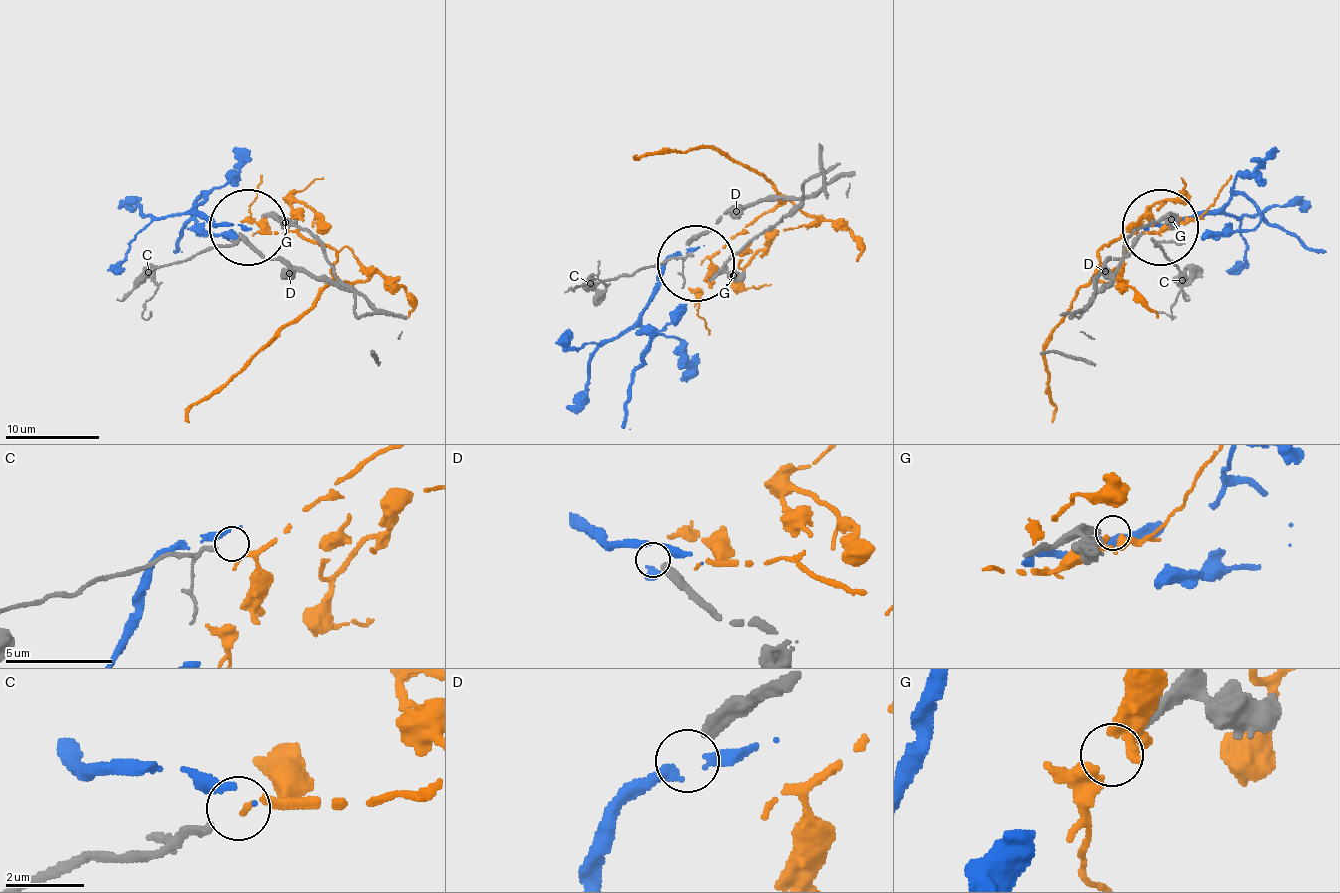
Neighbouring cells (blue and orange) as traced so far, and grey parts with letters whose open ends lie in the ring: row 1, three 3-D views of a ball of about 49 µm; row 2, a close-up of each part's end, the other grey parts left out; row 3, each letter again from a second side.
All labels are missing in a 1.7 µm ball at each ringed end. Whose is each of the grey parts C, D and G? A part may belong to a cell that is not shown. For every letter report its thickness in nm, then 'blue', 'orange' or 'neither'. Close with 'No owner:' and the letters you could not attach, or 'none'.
C: calibre 240 nm; orange
D: calibre 400 nm; neither
G: calibre 320 nm; neither
No owner: D, G

